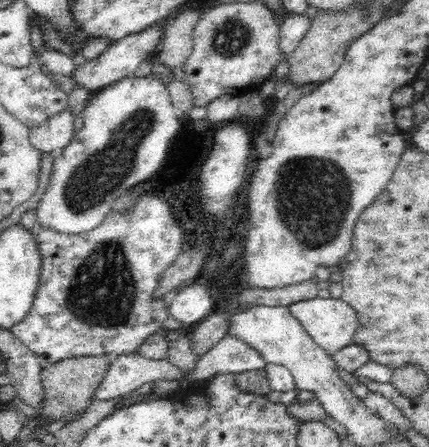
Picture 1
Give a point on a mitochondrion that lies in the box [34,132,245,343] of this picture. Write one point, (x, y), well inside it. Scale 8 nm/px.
(102, 292)

